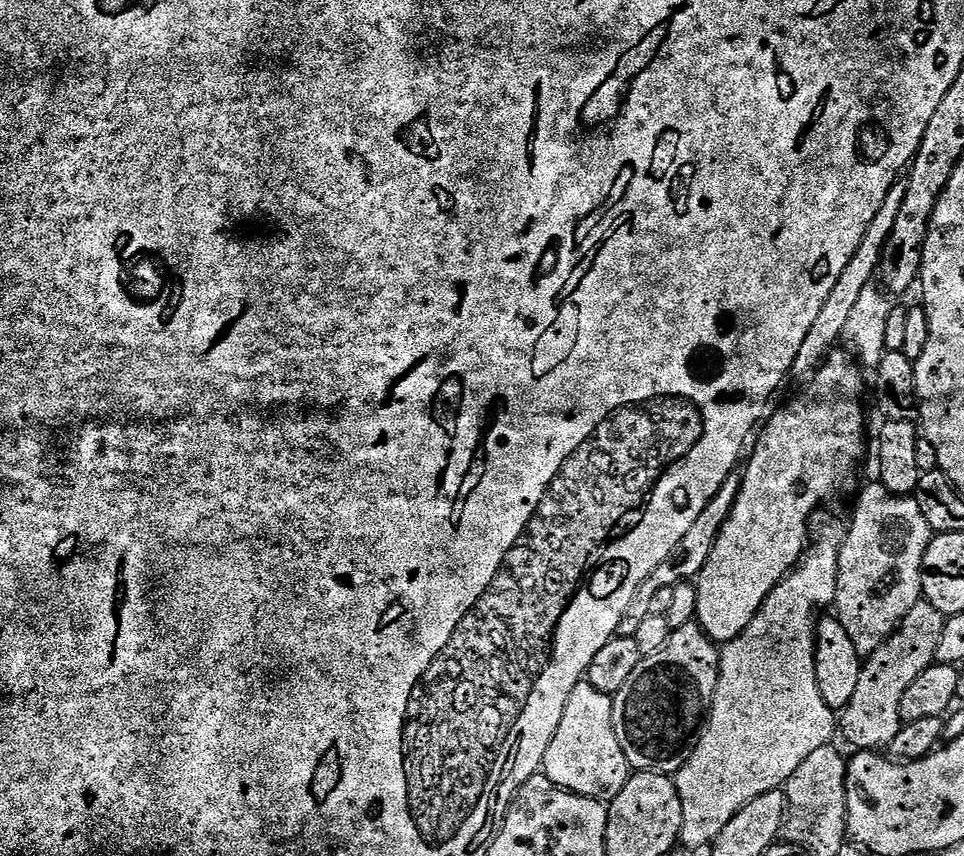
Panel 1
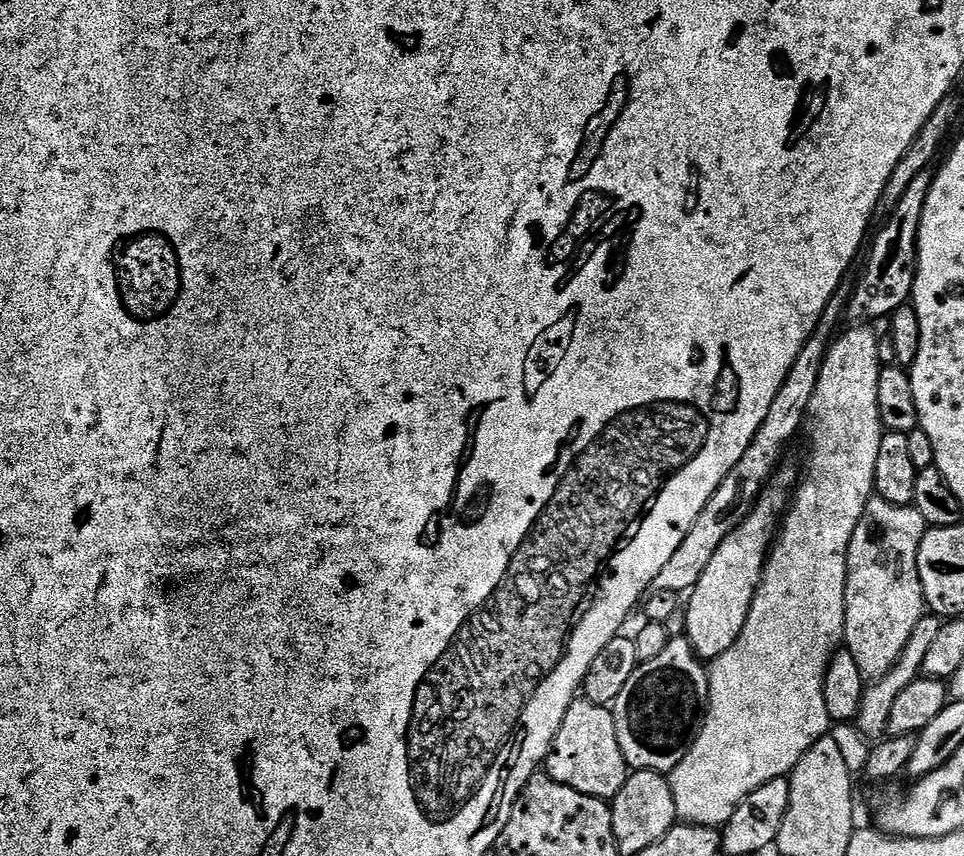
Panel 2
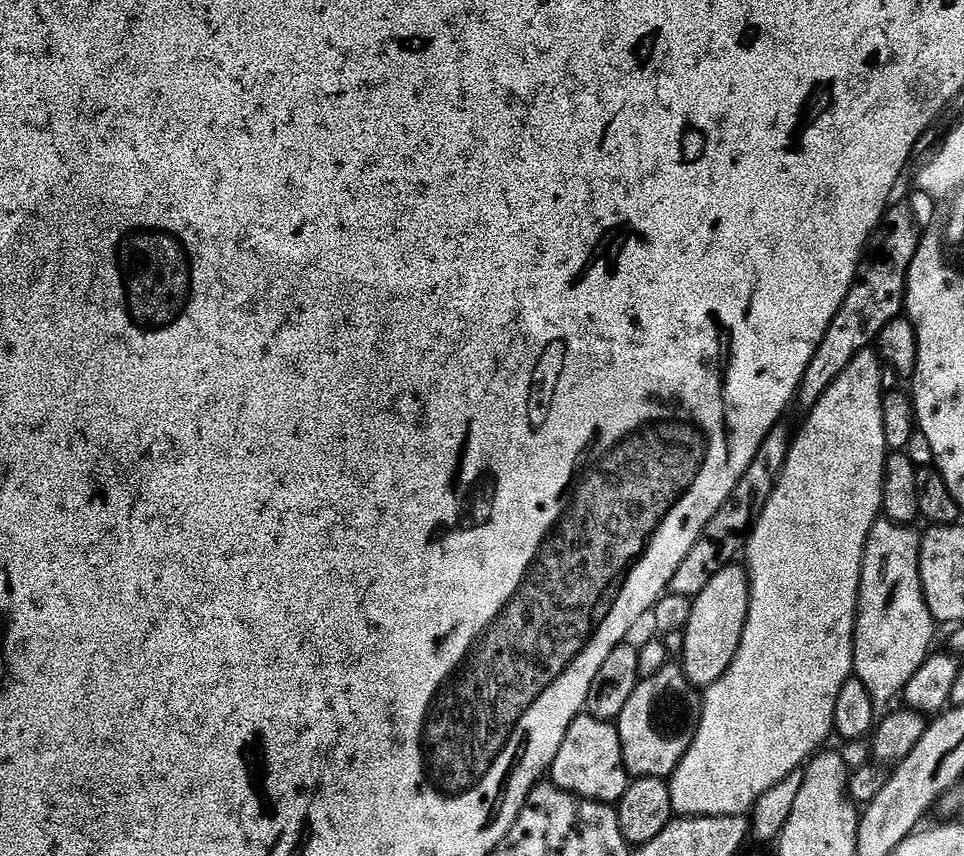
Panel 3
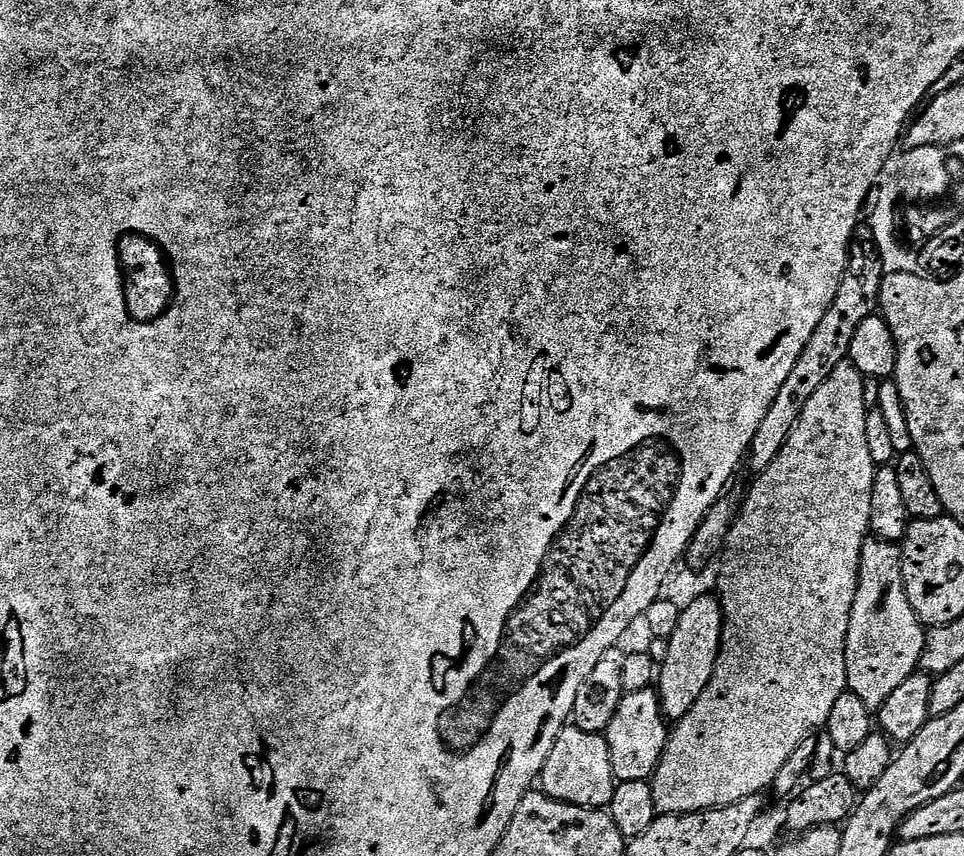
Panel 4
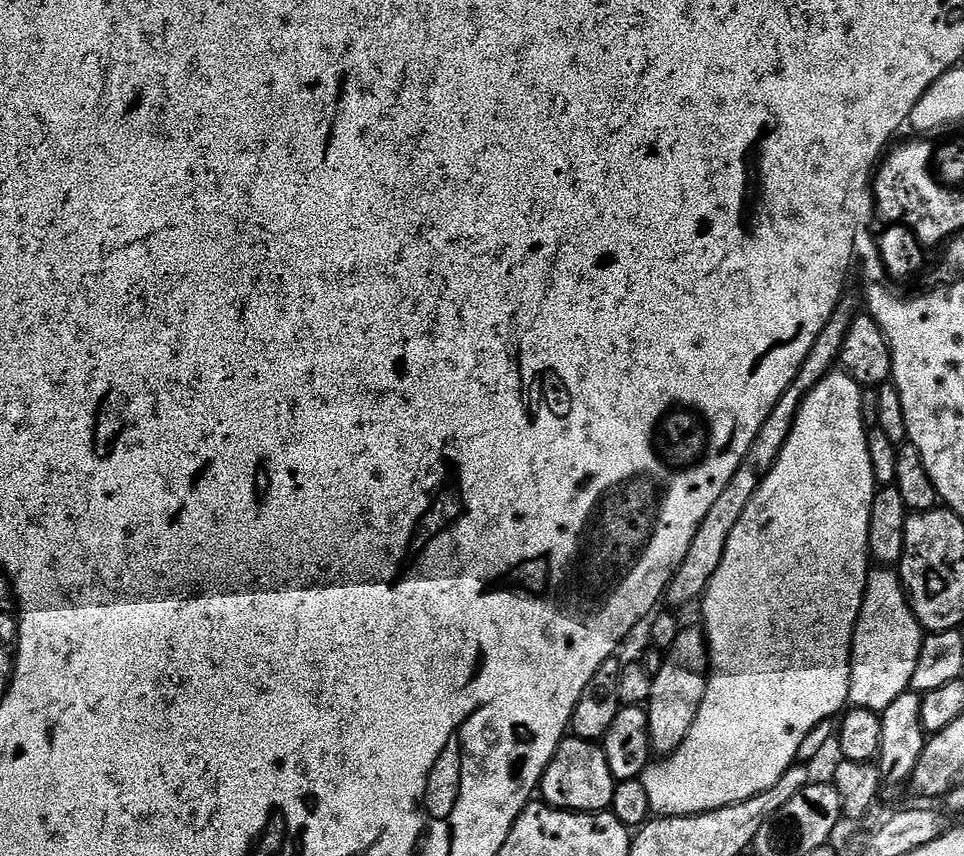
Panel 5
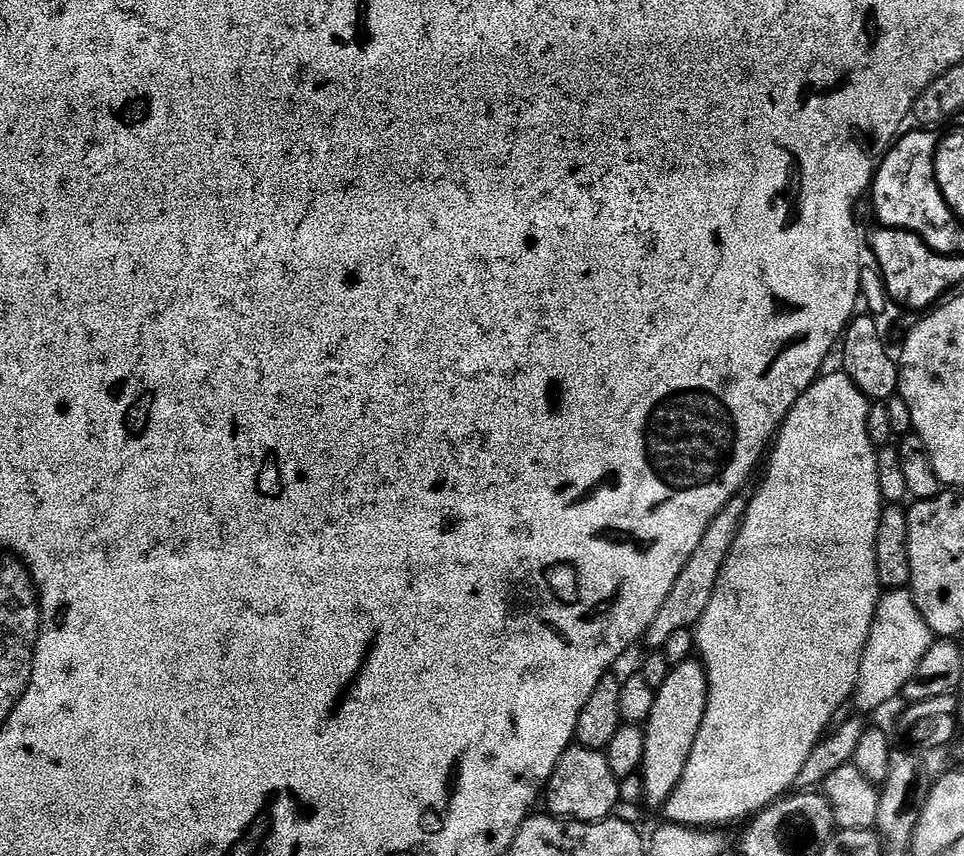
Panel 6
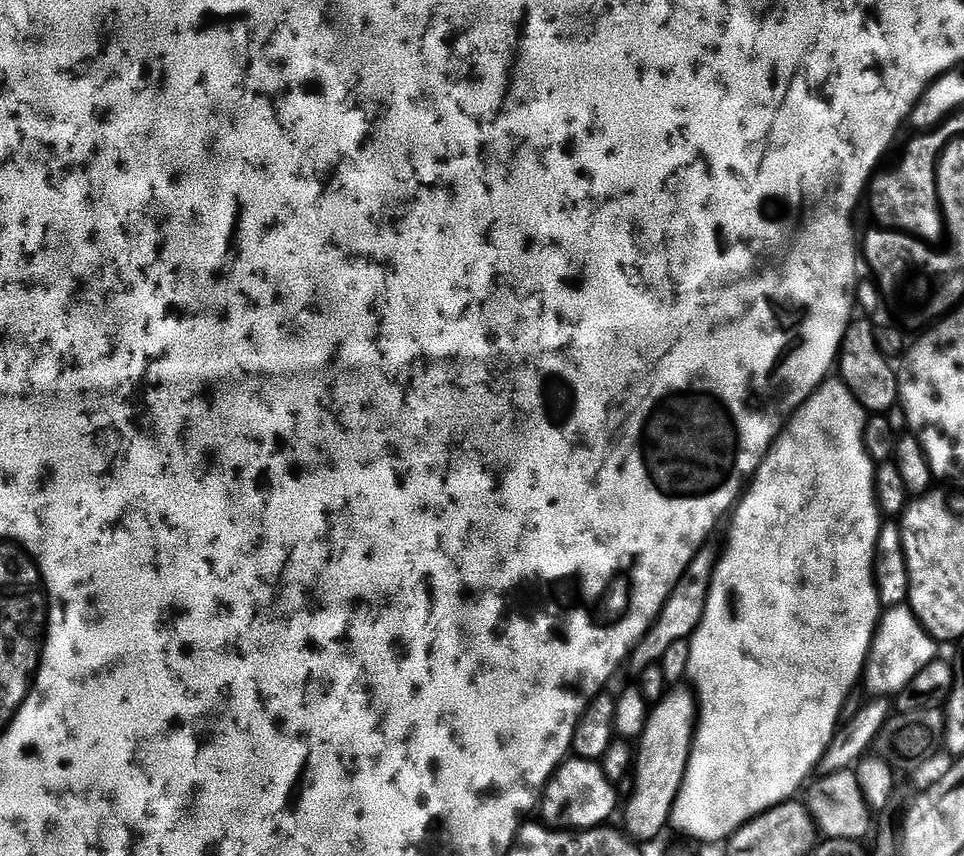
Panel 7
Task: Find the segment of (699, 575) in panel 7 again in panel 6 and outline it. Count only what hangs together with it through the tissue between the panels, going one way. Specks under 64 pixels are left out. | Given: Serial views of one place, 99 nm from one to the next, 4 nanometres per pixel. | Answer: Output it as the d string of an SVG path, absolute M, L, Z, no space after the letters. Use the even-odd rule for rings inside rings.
M740 494L733 496L728 501L728 505L713 518L710 526L706 526L706 534L702 534L702 542L698 542L698 550L694 550L694 554L690 554L690 562L686 562L686 566L682 566L682 574L678 574L666 602L662 602L662 606L658 610L657 625L668 624L667 626L672 628L692 628L699 624L702 614L710 602L710 594L714 590L718 574L724 565L724 559L732 549L736 532L744 520L746 500L745 497L742 497L743 495Z

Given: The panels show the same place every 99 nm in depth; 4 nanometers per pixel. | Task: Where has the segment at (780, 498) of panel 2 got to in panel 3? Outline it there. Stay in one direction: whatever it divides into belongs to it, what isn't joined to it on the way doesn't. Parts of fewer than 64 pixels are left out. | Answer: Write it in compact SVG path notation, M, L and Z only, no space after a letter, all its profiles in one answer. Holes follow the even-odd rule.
M729 562L710 578L710 582L706 582L704 589L692 600L690 618L682 629L684 649L680 652L678 663L693 689L707 689L726 672L740 645L747 613L747 573L739 563Z

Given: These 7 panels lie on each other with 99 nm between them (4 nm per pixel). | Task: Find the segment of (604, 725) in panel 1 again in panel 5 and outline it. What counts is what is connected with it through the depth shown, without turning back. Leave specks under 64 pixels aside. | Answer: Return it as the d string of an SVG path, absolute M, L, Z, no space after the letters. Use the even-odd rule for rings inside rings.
M565 738L548 763L538 789L543 803L569 812L602 812L611 809L617 780L610 774L606 754L599 743Z

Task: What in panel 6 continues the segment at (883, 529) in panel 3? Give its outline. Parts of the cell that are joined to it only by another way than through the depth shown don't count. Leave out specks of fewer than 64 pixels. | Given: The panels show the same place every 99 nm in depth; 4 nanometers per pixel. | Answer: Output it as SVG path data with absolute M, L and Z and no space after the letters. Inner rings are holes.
M888 590L881 595L868 641L860 659L860 673L856 679L854 701L864 712L872 712L903 693L906 682L918 670L918 662L930 650L934 634L922 618L911 591Z

